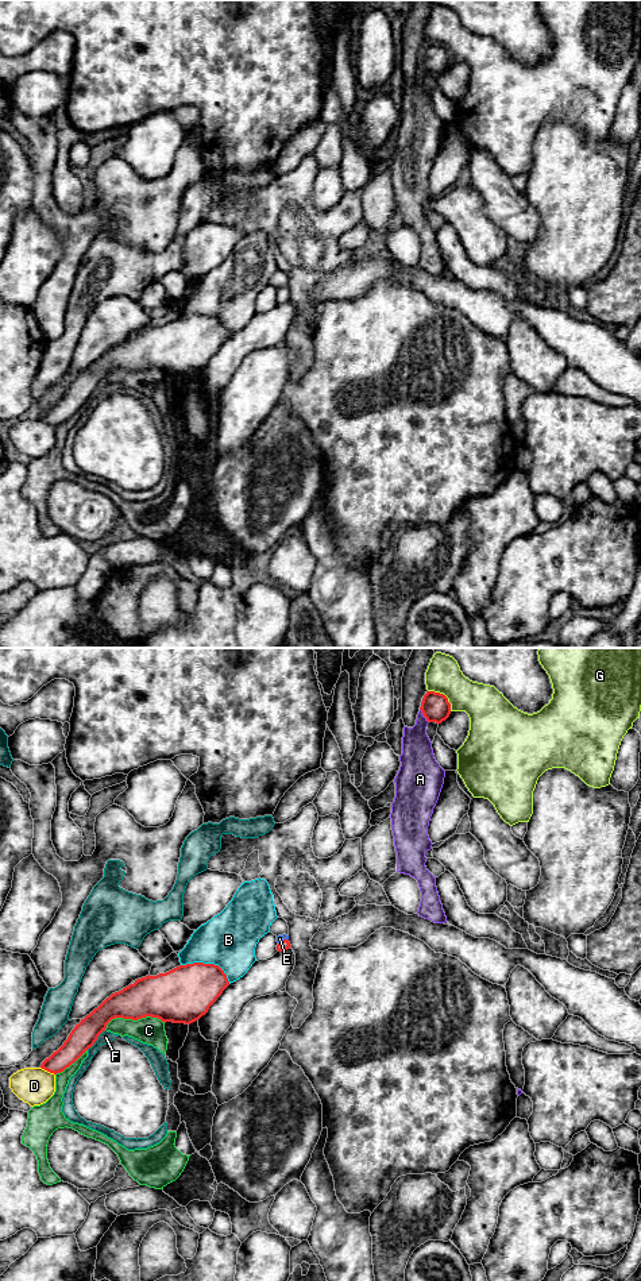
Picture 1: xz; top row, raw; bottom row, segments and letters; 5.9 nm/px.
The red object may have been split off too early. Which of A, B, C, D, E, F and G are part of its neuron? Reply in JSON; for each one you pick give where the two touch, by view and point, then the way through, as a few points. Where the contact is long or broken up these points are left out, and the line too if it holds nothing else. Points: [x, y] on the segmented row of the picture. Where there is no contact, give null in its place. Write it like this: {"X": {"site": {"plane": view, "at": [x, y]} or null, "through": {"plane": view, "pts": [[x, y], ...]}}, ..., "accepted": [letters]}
{"E": {"site": {"plane": "xz", "at": [284, 940]}, "through": {"plane": "xz", "pts": [[284, 945], [284, 940], [280, 938]]}}, "accepted": ["E"]}

